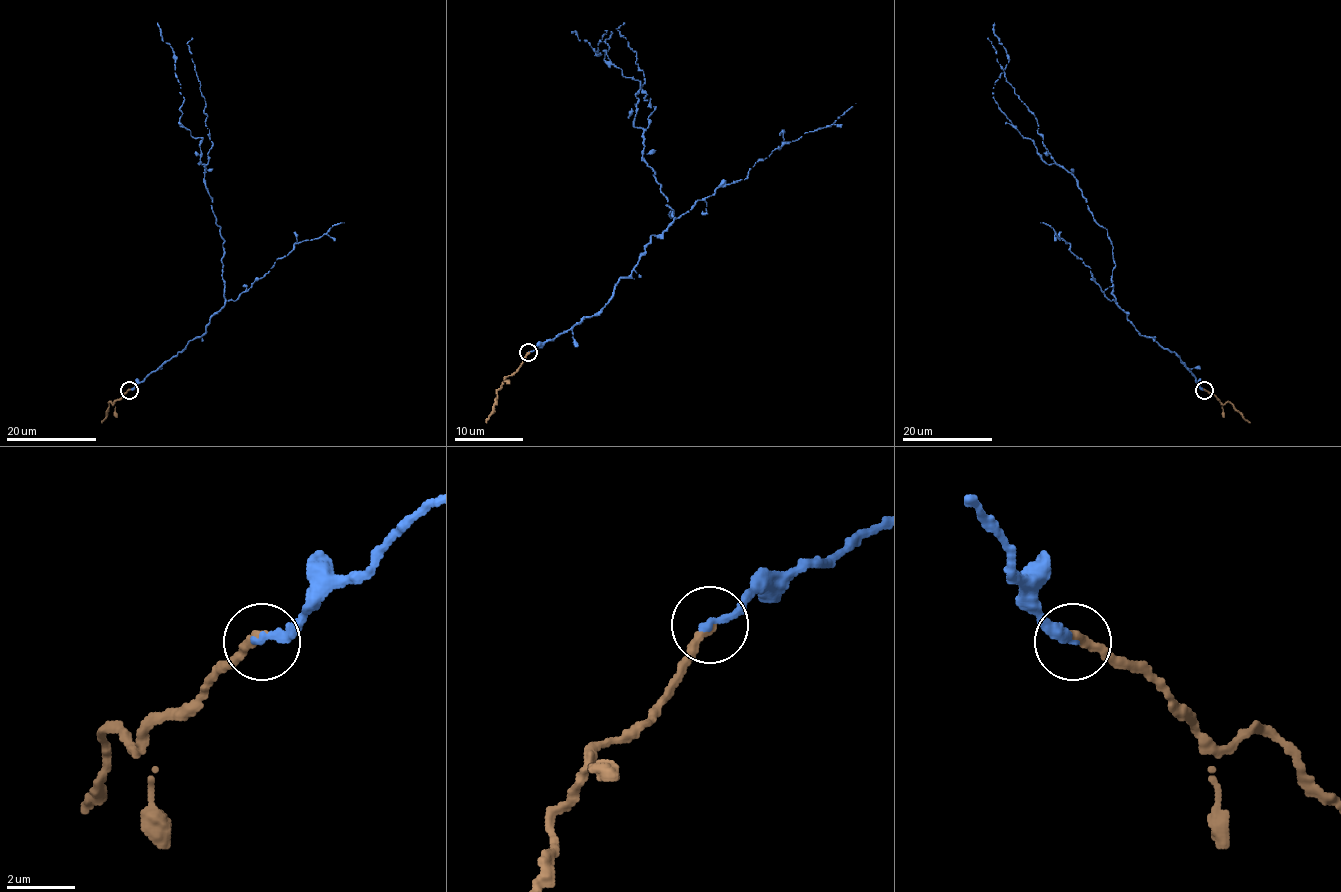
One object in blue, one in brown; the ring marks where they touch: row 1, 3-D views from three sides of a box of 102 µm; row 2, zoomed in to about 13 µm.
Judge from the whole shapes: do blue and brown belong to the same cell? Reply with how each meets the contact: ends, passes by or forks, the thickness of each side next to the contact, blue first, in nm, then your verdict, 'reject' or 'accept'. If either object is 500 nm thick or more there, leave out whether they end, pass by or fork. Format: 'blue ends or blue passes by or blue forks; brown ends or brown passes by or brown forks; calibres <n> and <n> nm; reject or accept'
blue ends; brown ends; calibres 280 and 320 nm; accept

